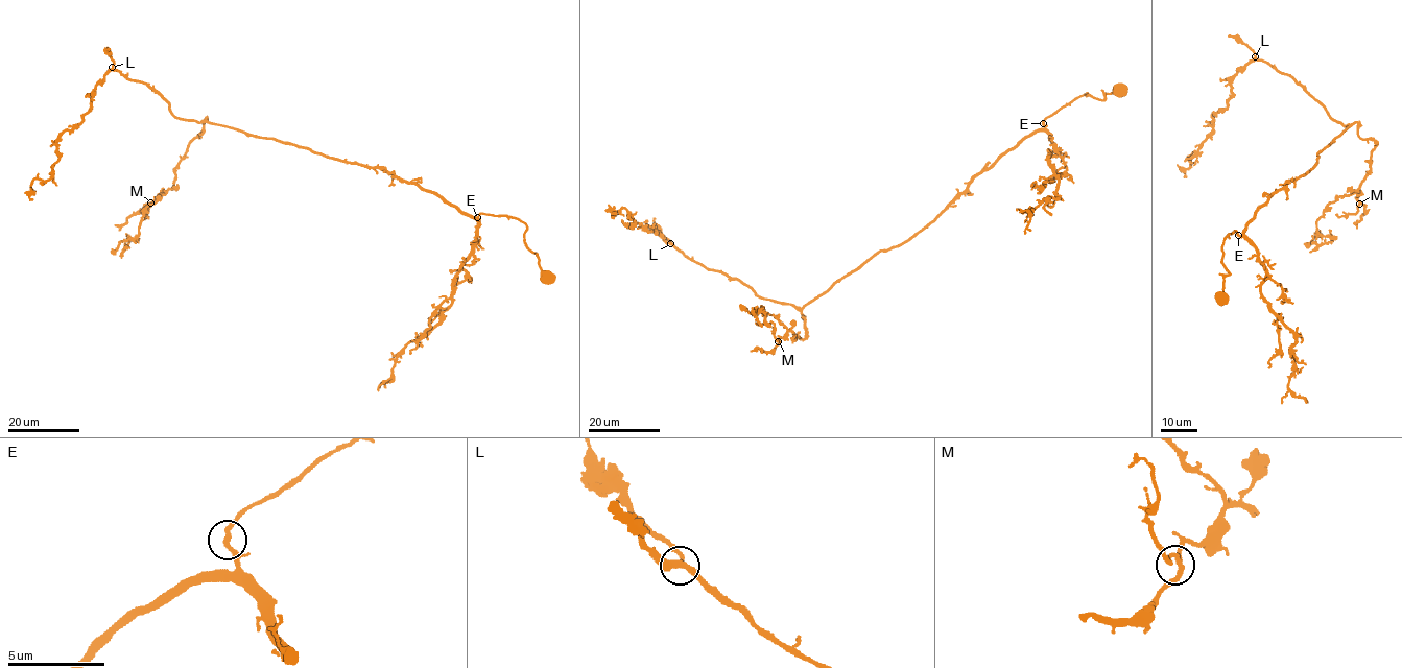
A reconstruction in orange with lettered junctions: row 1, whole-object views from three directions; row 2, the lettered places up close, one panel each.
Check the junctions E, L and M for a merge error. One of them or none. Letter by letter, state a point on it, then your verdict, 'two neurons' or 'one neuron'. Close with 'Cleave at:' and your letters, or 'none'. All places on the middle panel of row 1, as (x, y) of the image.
E: place (1043, 123); one neuron
L: place (670, 243); one neuron
M: place (778, 341); one neuron
Cleave at: none

